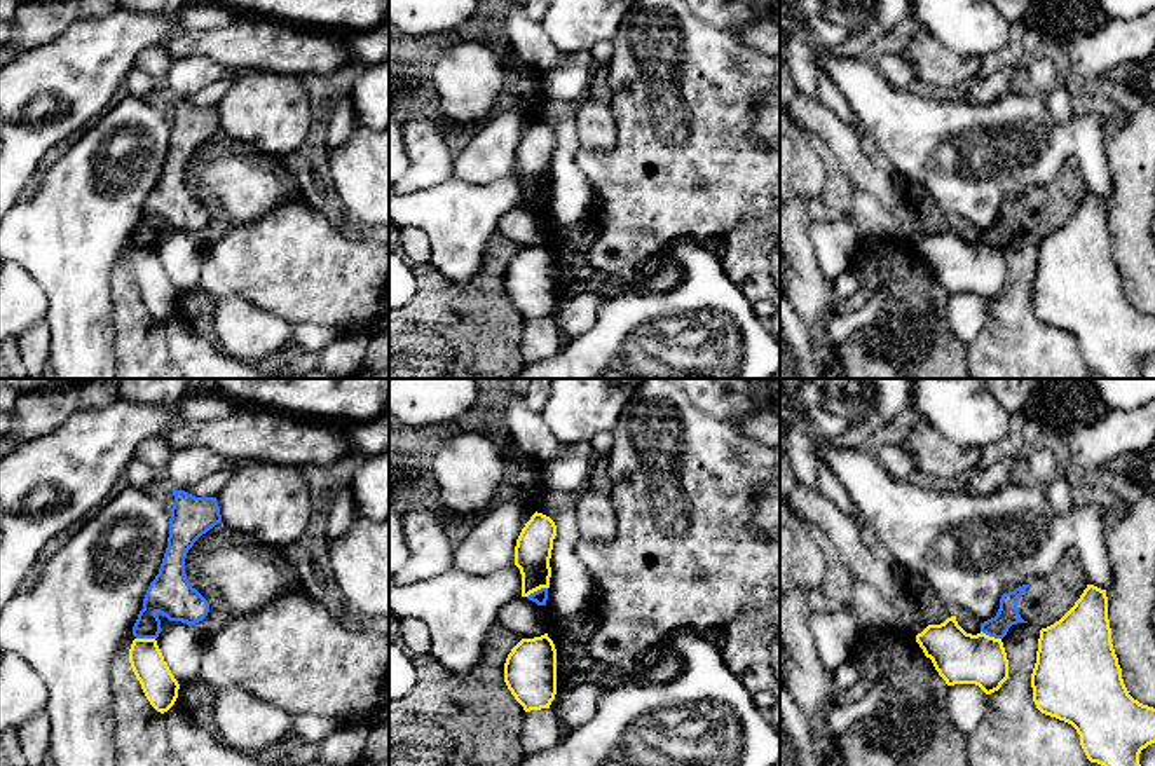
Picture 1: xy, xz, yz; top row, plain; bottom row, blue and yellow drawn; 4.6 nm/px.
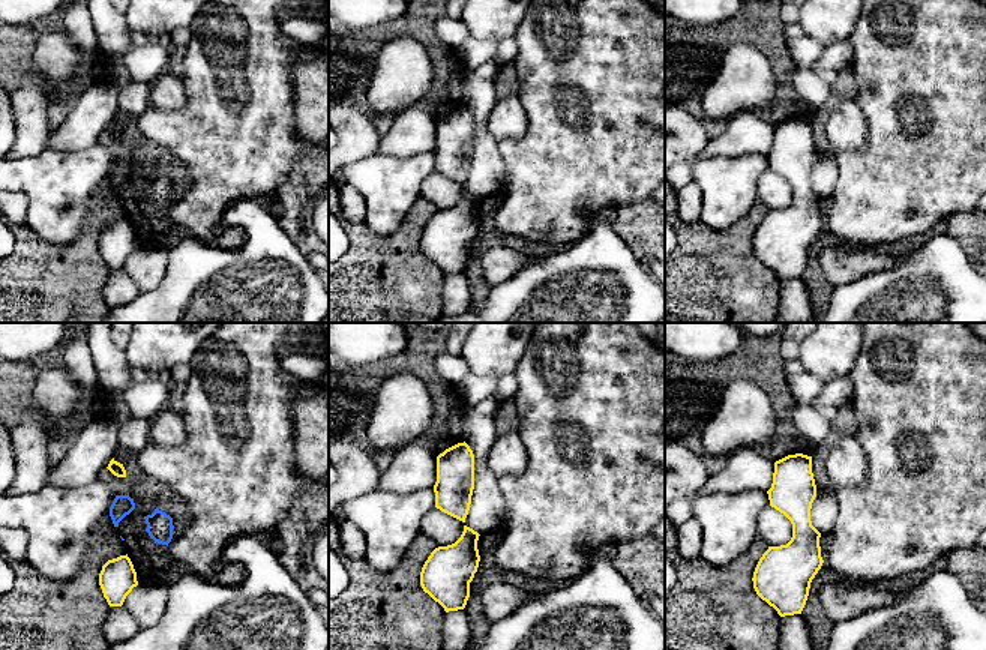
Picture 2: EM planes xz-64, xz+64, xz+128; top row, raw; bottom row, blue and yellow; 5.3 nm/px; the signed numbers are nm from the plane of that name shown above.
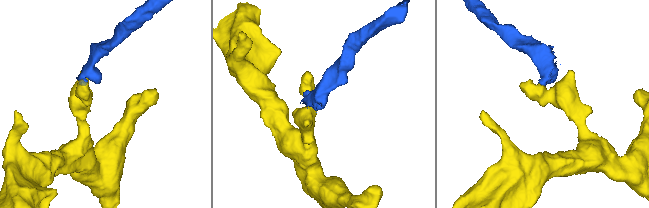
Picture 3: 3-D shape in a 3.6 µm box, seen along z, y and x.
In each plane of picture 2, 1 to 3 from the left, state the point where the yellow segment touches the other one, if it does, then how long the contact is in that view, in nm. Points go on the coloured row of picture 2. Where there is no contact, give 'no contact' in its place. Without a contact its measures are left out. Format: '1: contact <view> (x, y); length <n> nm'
1: no contact
2: no contact
3: no contact

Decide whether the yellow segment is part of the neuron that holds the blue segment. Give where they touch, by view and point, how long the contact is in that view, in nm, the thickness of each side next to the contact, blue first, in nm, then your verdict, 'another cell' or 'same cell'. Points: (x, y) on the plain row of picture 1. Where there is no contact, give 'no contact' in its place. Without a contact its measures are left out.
xz (536, 201) | 110 nm | 70/170 nm | another cell

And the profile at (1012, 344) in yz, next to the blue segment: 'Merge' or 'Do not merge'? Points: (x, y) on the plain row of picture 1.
Do not merge

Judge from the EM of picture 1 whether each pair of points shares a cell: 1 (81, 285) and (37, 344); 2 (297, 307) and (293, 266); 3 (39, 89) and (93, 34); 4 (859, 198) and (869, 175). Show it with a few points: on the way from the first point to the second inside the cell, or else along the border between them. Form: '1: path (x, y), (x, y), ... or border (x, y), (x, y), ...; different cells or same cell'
1: border (46, 320), (49, 328), (49, 358); different cells
2: path (297, 297), (297, 276); same cell
3: path (53, 75), (81, 47); same cell
4: border (847, 177), (867, 191), (894, 217); different cells

